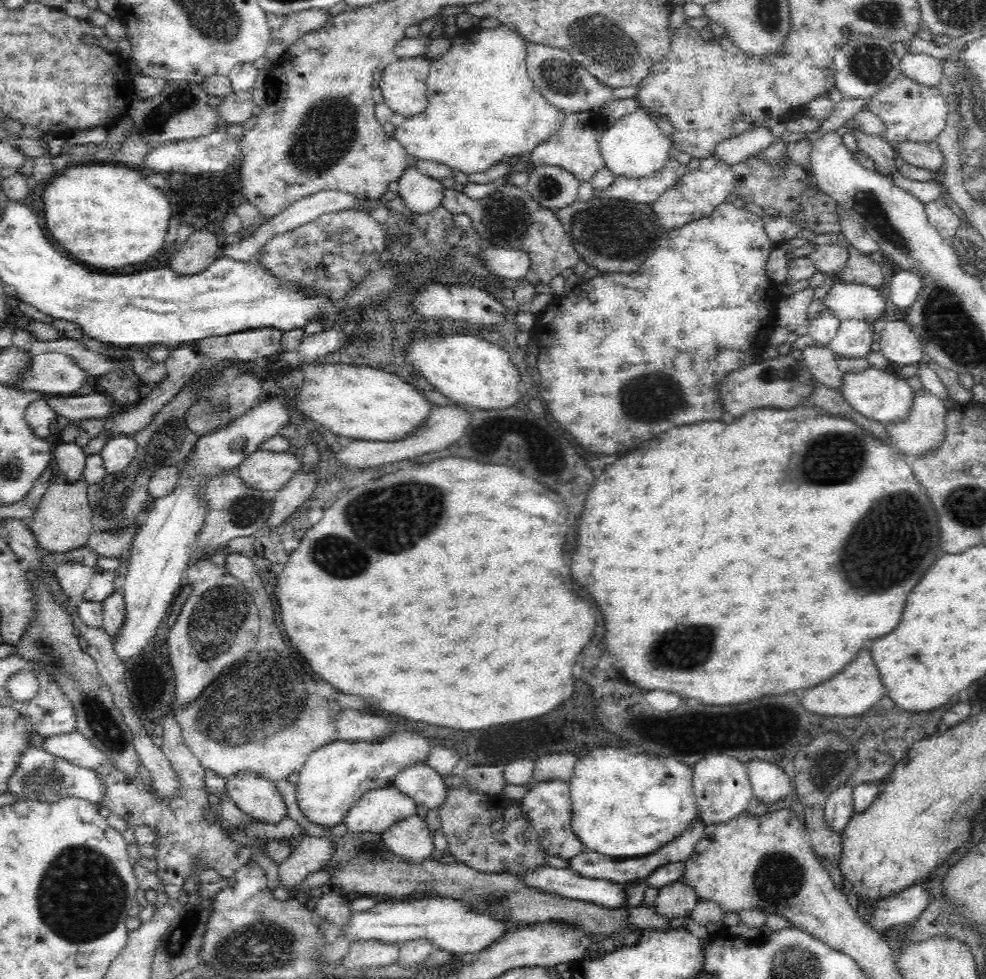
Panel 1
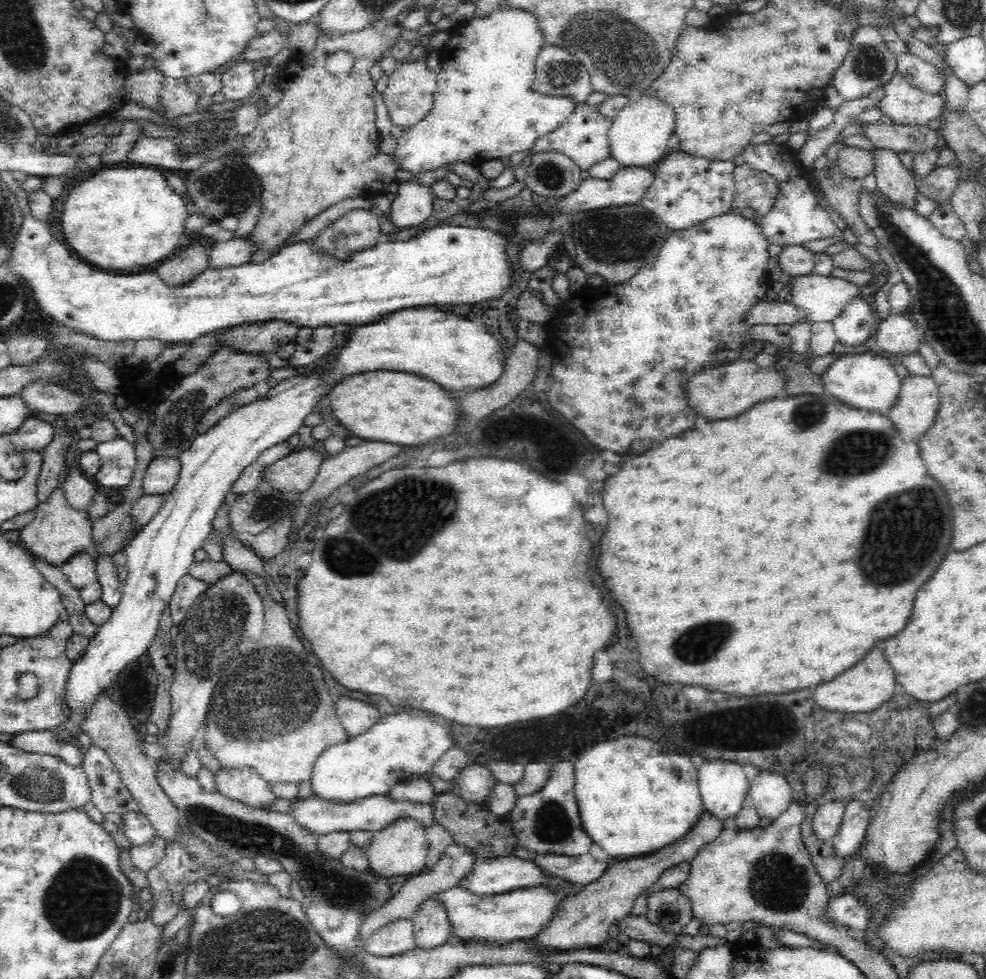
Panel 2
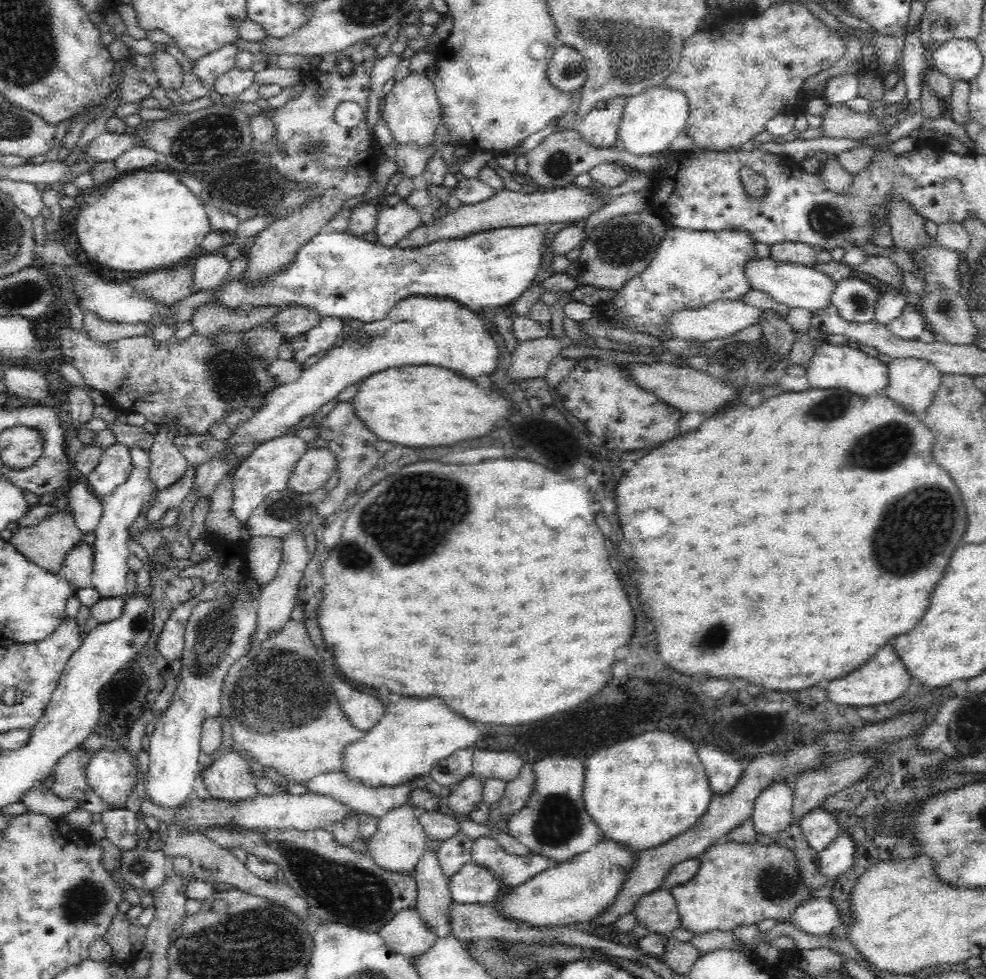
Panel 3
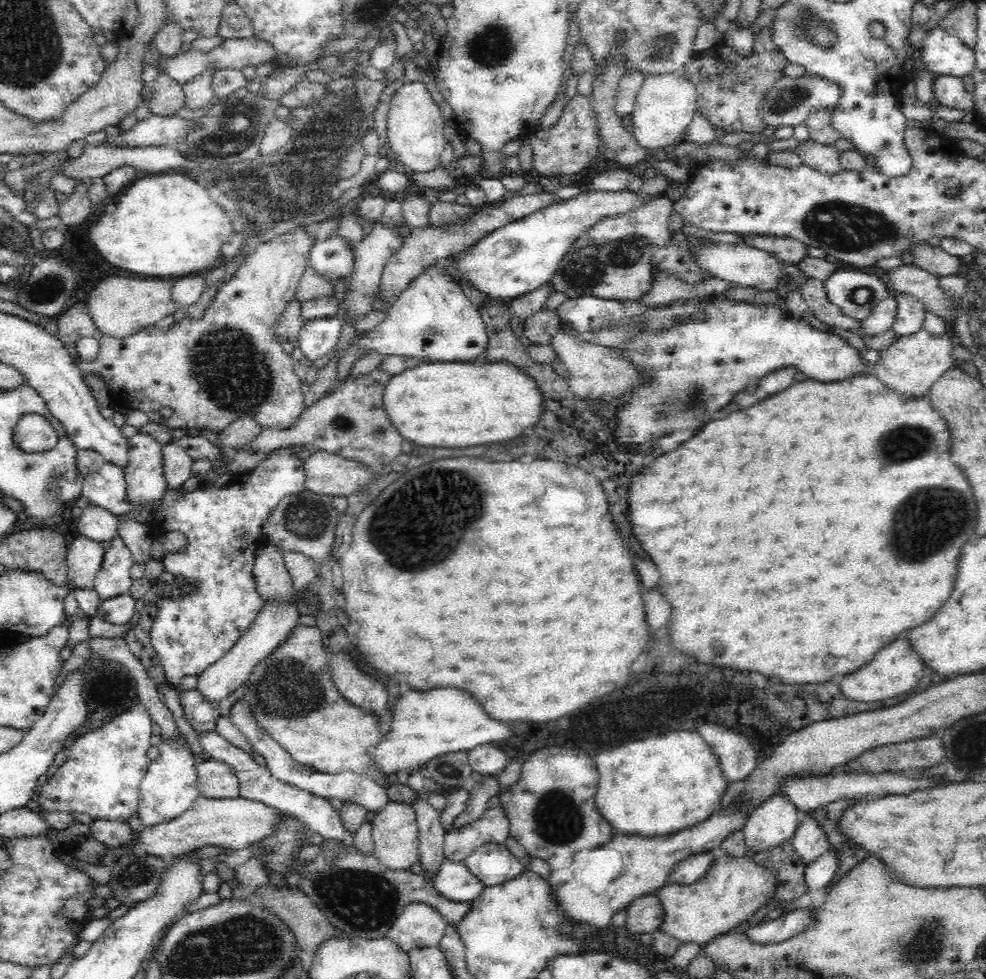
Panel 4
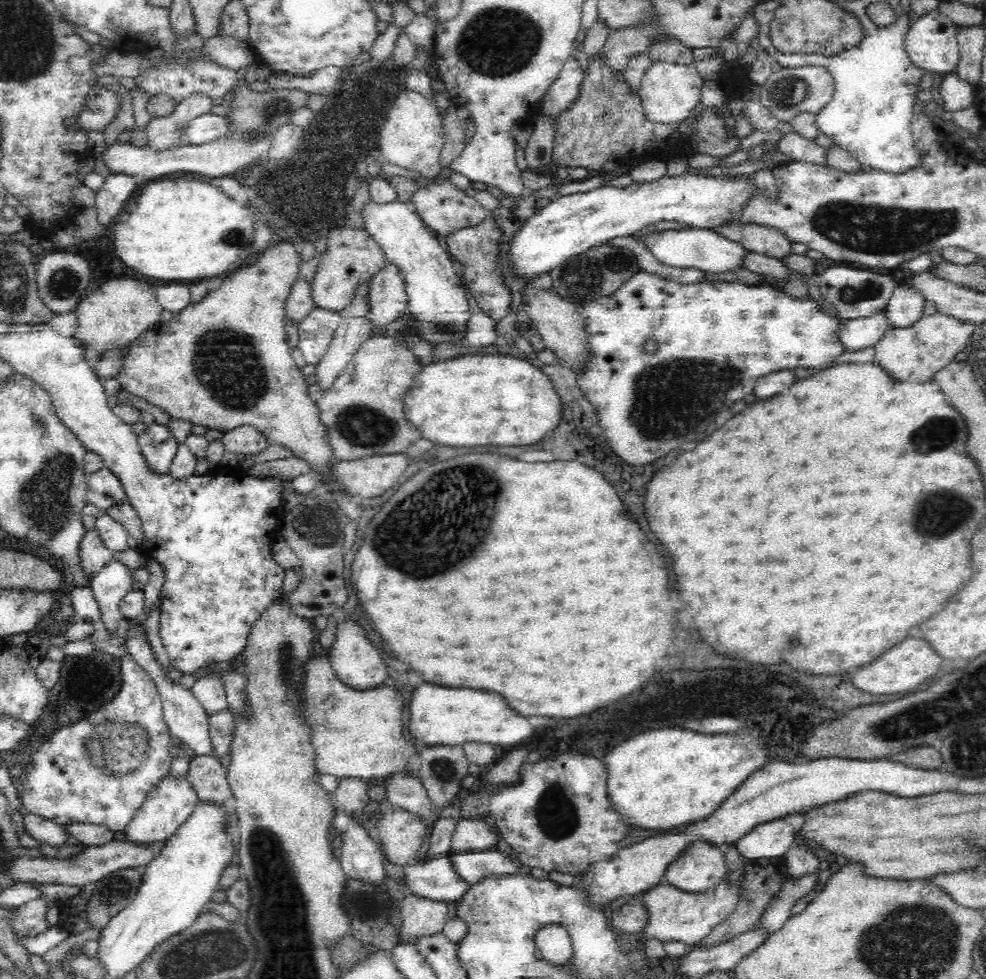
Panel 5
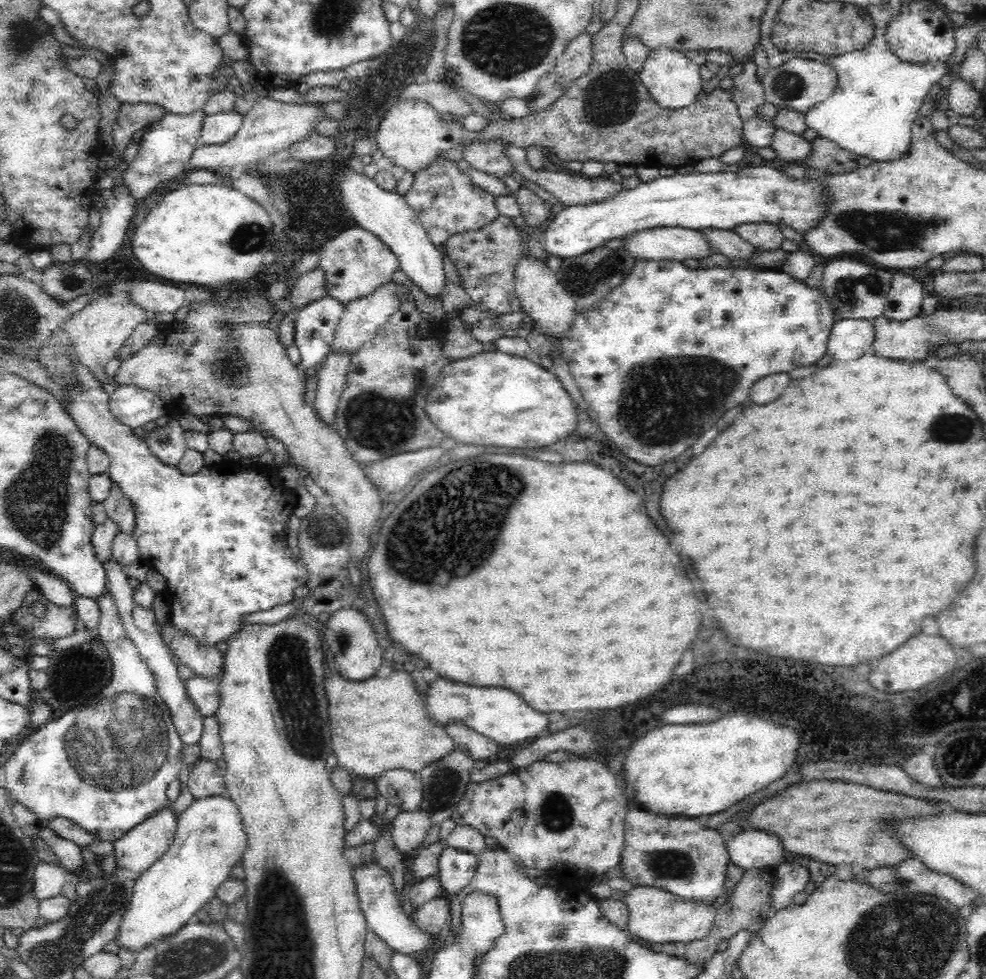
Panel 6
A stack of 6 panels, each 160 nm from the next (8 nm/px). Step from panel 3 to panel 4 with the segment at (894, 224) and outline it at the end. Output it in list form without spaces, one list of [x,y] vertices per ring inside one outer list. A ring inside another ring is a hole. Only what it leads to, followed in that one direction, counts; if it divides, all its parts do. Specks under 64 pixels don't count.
[[[927,242],[917,244],[911,253],[917,267],[923,268],[938,277],[962,272],[960,270],[962,261],[960,261],[959,256],[948,254],[940,247],[932,248]]]

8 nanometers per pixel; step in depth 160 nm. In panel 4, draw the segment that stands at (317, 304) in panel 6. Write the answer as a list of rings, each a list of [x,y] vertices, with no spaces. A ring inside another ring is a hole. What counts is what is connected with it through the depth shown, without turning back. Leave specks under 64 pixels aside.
[[[335,317],[306,321],[296,344],[308,361],[316,361],[331,352],[340,338],[342,322]]]

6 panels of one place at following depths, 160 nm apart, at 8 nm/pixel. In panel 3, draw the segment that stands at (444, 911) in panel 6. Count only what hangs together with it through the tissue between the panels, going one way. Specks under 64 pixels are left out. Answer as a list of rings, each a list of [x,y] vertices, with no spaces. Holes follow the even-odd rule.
[[[416,908],[398,912],[376,933],[385,941],[388,949],[413,958],[426,952],[438,938],[431,926],[424,925]]]

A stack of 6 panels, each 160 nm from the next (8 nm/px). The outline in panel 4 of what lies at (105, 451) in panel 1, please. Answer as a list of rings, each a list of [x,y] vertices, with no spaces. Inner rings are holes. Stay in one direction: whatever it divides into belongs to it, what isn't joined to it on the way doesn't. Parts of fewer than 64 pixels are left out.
[[[104,463],[100,470],[89,474],[83,482],[82,496],[92,505],[110,511],[112,514],[131,514],[134,518],[142,518],[146,508],[126,501],[127,484],[122,467],[114,463]]]

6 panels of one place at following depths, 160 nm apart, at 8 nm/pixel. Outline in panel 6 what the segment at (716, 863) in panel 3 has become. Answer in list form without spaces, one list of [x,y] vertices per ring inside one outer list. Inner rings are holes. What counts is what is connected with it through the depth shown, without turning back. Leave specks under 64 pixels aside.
[[[637,886],[625,893],[628,925],[626,932],[638,941],[666,944],[673,942],[692,942],[708,936],[715,922],[714,903],[695,903],[686,901],[660,887]]]

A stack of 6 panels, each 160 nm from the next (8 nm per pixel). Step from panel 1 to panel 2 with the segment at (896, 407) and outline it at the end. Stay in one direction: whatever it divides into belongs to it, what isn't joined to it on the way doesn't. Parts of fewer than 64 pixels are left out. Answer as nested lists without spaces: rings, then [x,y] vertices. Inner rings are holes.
[[[871,351],[838,355],[820,378],[824,390],[856,409],[889,410],[900,392],[901,379],[894,371],[893,362]]]

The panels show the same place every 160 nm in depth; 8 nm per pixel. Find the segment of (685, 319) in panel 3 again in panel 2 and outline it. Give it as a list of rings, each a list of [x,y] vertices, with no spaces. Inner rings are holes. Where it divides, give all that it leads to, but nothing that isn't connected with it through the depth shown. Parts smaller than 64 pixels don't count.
[[[760,302],[750,311],[744,312],[744,324],[747,326],[756,326],[758,324],[789,324],[794,325],[801,321],[806,321],[804,310],[794,308],[792,304],[784,302],[773,304],[770,302]]]

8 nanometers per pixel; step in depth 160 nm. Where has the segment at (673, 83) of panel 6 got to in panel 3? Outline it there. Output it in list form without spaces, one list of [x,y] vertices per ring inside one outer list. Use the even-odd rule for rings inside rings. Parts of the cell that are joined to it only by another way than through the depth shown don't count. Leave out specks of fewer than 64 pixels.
[[[665,83],[660,86],[650,86],[641,94],[628,99],[617,130],[617,138],[630,155],[657,155],[668,149],[669,144],[672,144],[672,141],[685,130],[688,115],[688,97],[682,90],[669,88]]]

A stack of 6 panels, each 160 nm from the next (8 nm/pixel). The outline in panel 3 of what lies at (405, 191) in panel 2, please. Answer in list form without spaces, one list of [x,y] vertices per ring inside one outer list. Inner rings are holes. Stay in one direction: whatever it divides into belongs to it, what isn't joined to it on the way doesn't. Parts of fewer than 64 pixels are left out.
[[[401,201],[396,206],[384,207],[377,216],[374,234],[376,245],[391,247],[399,244],[410,230],[420,226],[420,213]]]

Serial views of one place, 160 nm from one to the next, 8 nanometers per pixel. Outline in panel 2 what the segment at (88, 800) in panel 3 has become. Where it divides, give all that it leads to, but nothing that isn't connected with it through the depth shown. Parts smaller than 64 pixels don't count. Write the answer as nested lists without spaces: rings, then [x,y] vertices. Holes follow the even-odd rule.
[[[97,745],[88,747],[80,767],[86,775],[91,791],[92,804],[102,815],[133,811],[141,813],[128,788],[124,787],[108,754]]]

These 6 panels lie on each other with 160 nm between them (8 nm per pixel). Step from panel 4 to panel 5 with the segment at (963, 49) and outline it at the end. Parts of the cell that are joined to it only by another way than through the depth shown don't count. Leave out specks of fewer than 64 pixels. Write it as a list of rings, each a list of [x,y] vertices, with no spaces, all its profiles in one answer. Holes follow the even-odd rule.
[[[938,9],[930,10],[922,16],[914,16],[904,34],[904,49],[912,64],[927,72],[952,73],[960,54],[955,24]]]

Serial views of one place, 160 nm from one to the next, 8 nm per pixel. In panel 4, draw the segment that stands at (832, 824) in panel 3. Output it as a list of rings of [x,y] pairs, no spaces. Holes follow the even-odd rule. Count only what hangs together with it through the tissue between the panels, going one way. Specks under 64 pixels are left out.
[[[806,814],[801,815],[801,822],[791,839],[791,846],[806,866],[831,850],[825,832],[810,816],[806,817]]]

